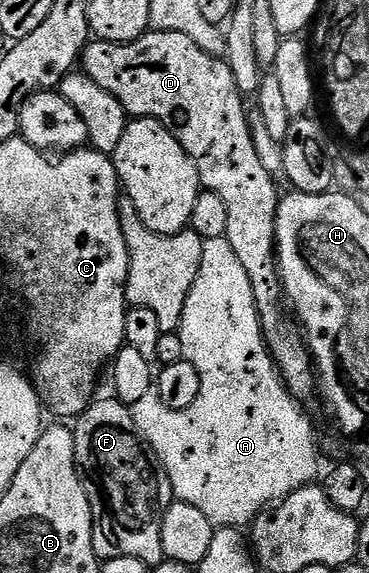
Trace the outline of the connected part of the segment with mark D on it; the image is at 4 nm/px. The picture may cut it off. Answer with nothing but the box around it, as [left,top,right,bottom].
[81,31,309,375]

